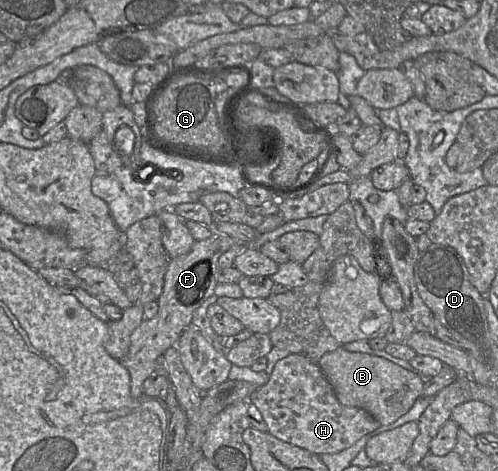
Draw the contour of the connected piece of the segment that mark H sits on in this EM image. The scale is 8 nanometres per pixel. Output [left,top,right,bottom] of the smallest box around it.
[250,354,381,454]

